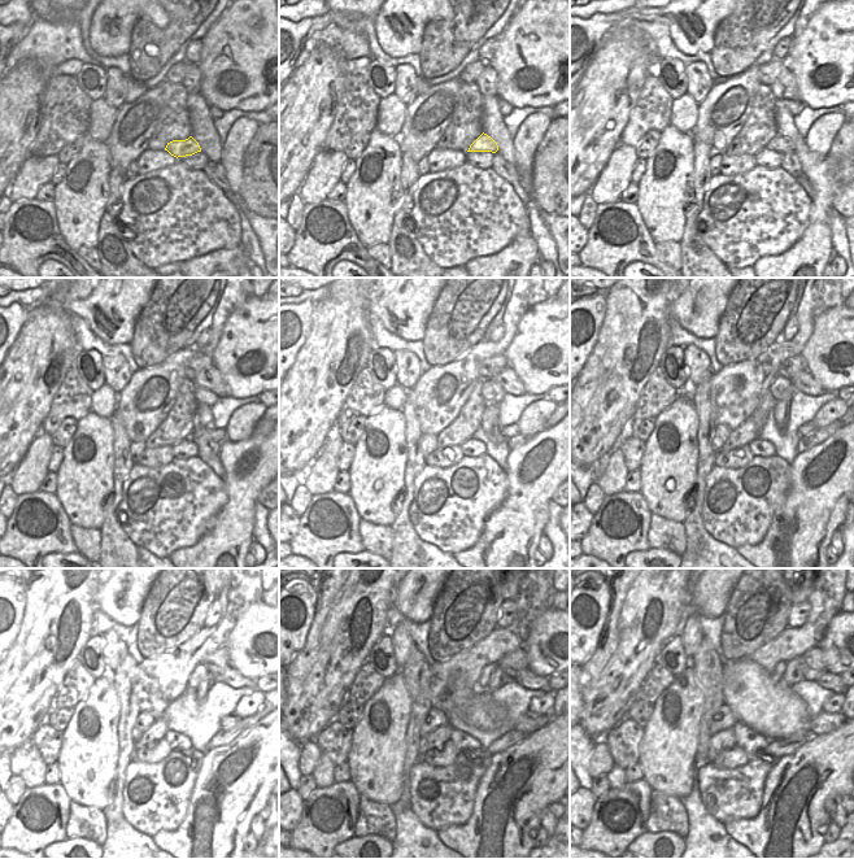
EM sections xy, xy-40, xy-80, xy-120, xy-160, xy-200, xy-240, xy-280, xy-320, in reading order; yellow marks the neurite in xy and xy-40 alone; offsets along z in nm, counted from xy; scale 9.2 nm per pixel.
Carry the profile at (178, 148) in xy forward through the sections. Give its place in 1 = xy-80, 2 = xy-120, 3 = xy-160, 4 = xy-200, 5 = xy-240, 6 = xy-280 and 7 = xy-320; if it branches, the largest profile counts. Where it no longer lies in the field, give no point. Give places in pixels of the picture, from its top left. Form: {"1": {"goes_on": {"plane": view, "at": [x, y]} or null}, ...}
{"1": {"goes_on": {"plane": "xy-80", "at": [779, 143]}}, "2": {"goes_on": {"plane": "xy-120", "at": [218, 435]}}, "3": {"goes_on": {"plane": "xy-160", "at": [513, 430]}}, "4": {"goes_on": {"plane": "xy-200", "at": [807, 428]}}, "5": {"goes_on": {"plane": "xy-240", "at": [229, 722]}}, "6": {"goes_on": {"plane": "xy-280", "at": [531, 722]}}, "7": {"goes_on": {"plane": "xy-320", "at": [826, 722]}}}

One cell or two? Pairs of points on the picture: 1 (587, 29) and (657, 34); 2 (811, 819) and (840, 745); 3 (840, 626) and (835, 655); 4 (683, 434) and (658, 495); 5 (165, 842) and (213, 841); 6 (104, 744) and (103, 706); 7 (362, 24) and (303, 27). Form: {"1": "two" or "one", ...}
{"1": "one", "2": "one", "3": "one", "4": "one", "5": "one", "6": "one", "7": "one"}

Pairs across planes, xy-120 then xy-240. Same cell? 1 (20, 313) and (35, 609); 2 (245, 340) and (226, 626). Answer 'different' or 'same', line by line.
1: different
2: different

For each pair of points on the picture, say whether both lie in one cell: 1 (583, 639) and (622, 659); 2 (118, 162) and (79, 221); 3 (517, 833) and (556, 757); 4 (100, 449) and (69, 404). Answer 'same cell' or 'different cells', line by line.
1: different cells
2: different cells
3: same cell
4: different cells

